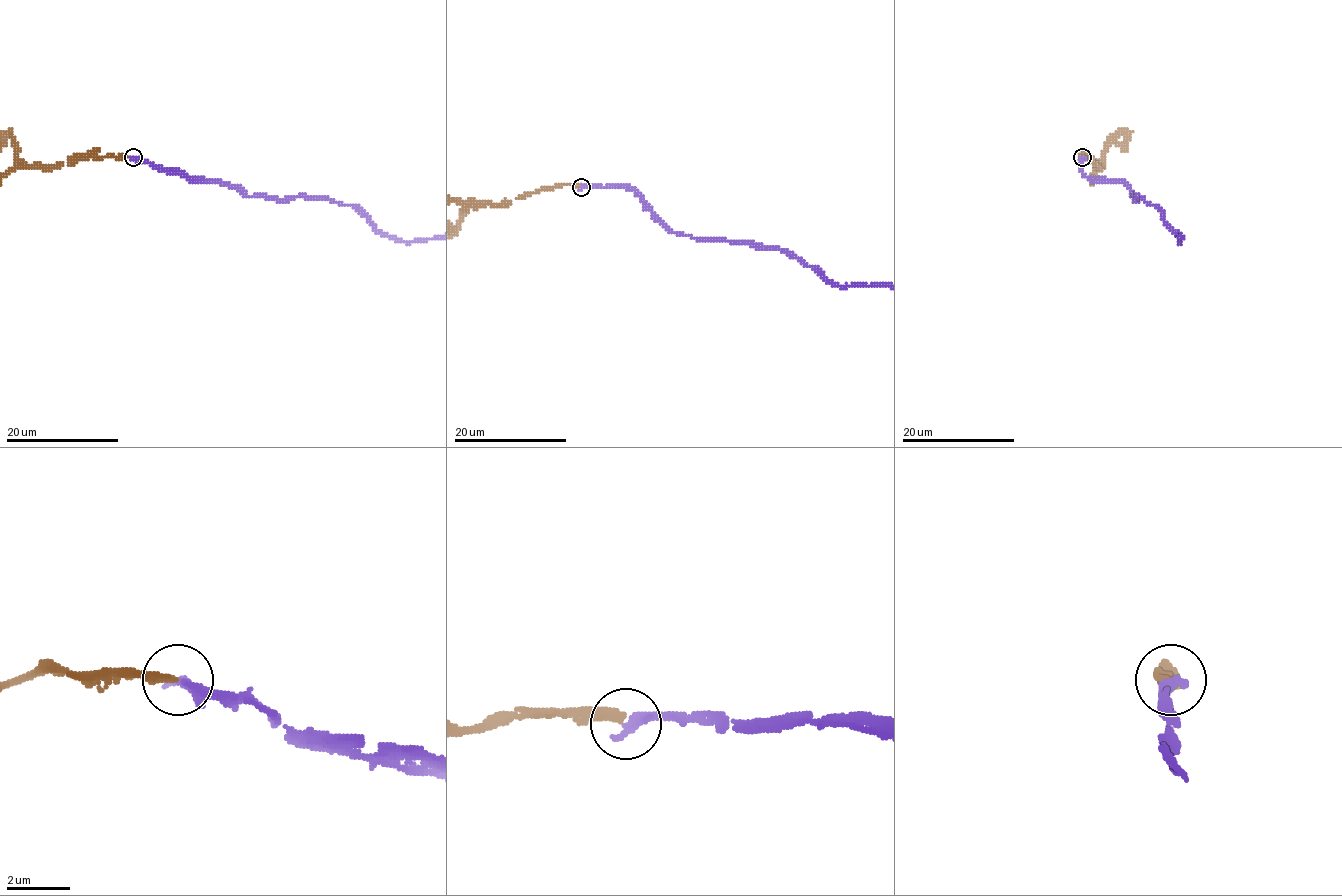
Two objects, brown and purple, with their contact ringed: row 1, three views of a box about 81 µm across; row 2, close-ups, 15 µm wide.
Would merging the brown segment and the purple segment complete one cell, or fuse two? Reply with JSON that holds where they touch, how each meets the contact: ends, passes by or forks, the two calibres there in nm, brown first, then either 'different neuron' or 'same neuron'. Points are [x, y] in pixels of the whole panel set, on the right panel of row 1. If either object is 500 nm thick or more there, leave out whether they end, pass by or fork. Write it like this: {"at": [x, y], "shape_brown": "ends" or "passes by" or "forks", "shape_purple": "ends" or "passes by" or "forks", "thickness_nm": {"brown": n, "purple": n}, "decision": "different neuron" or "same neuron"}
{"at": [1082, 157], "shape_brown": "ends", "shape_purple": "ends", "thickness_nm": {"brown": 240, "purple": 360}, "decision": "same neuron"}

